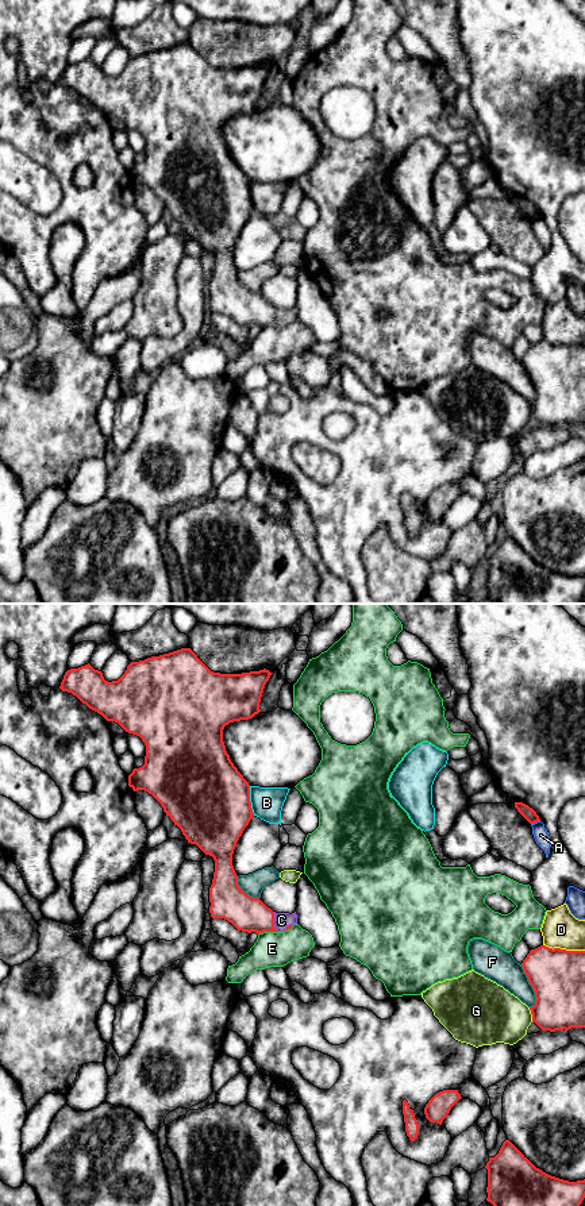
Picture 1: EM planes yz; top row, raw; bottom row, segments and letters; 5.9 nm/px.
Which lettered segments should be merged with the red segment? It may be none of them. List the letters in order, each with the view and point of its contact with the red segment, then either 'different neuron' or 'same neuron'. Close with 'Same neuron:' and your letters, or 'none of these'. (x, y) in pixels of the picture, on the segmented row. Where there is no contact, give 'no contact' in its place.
A: yz (535, 821) | different neuron
B: yz (249, 801) | different neuron
C: yz (273, 921) | same neuron
D: yz (564, 950) | different neuron
E: yz (268, 931) | different neuron
F: yz (531, 985) | different neuron
G: yz (531, 1013) | different neuron
Same neuron: C

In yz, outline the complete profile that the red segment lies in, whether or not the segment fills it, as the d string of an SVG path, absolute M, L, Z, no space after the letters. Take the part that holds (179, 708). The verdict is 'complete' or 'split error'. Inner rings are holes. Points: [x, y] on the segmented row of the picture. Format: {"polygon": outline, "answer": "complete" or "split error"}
{"polygon": "M181 648L131 662L124 674L112 682L105 681L103 673L89 663L70 668L59 686L107 721L115 721L142 739L146 745L145 764L132 770L128 786L134 791L151 794L188 843L213 858L211 917L224 918L238 930L257 935L285 932L297 924L297 914L276 913L238 885L232 854L254 813L250 785L226 751L223 729L230 723L253 718L261 712L261 697L272 674L266 668L242 674L213 673L190 648Z", "answer": "split error"}

